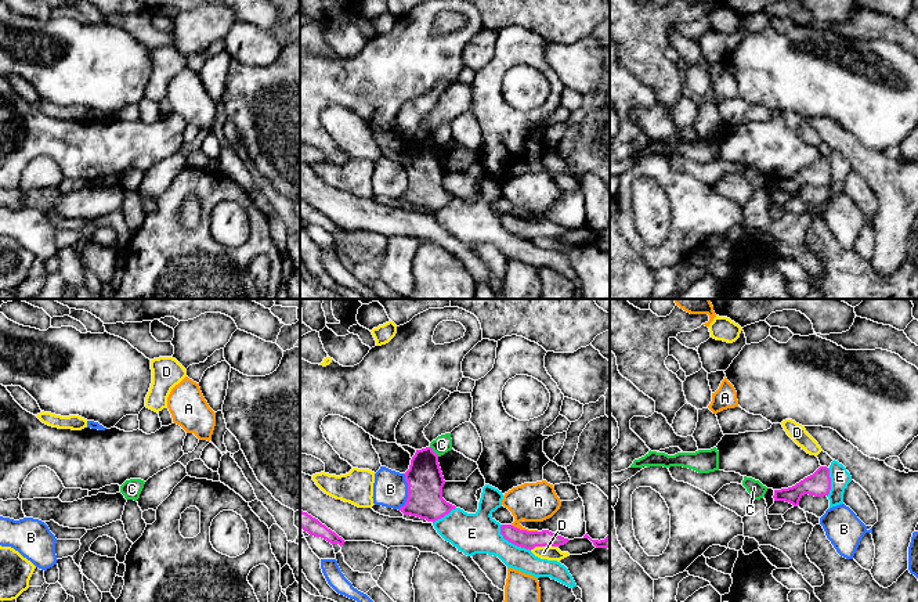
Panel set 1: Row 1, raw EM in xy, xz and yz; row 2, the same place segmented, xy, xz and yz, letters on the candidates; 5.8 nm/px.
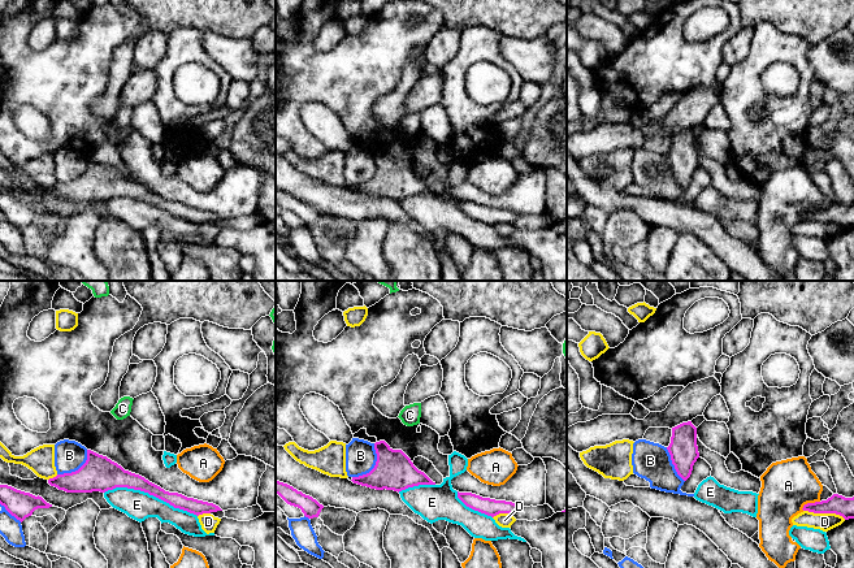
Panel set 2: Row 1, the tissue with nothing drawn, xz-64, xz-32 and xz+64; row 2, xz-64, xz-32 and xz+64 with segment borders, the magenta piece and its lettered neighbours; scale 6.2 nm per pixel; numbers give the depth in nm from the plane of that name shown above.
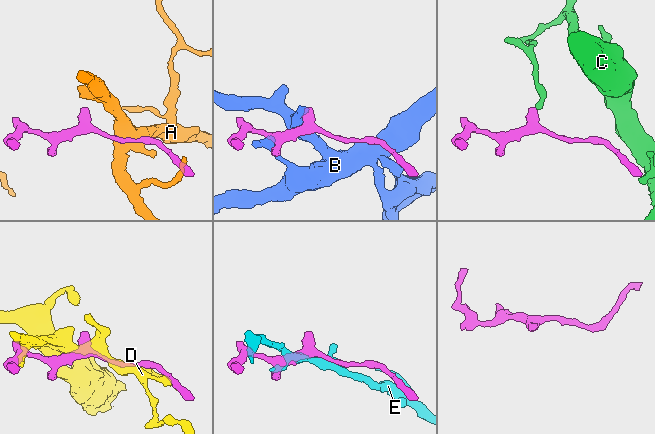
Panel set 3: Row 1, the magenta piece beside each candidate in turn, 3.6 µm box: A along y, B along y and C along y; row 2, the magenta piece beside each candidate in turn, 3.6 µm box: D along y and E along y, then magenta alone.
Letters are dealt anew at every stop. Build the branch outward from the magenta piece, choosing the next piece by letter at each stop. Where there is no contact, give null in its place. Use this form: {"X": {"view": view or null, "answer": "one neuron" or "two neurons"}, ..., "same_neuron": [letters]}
{"A": {"view": "xz", "answer": "two neurons"}, "B": {"view": "xz", "answer": "two neurons"}, "C": {"view": "xz", "answer": "two neurons"}, "D": {"view": "xz", "answer": "two neurons"}, "E": {"view": "xz", "answer": "two neurons"}, "same_neuron": []}

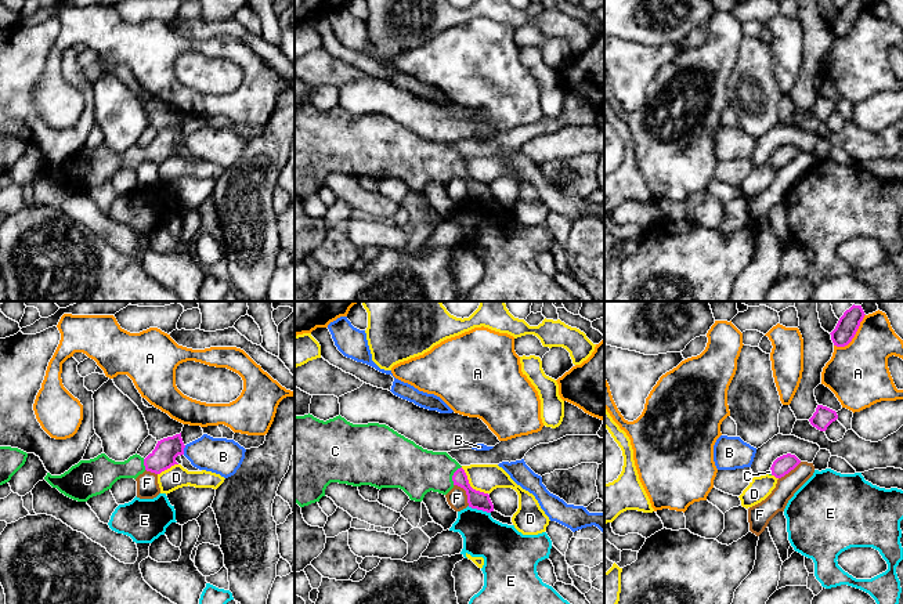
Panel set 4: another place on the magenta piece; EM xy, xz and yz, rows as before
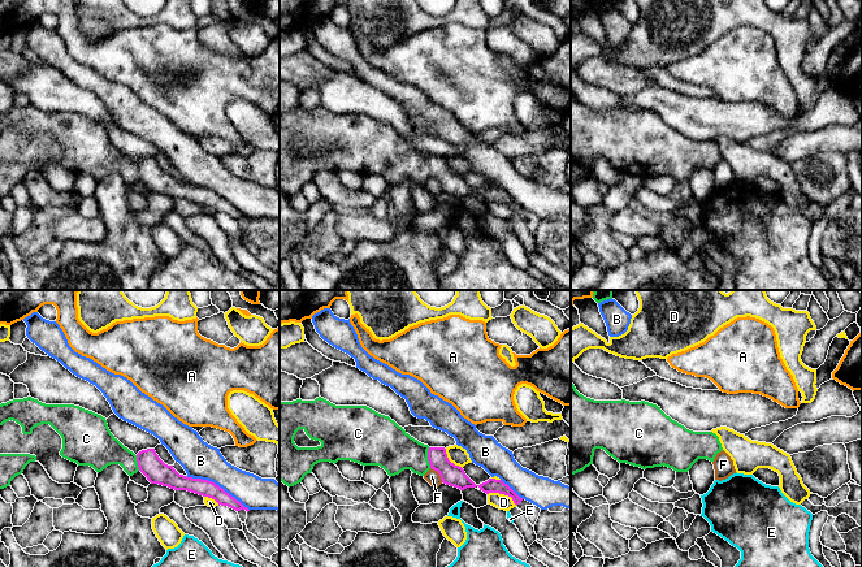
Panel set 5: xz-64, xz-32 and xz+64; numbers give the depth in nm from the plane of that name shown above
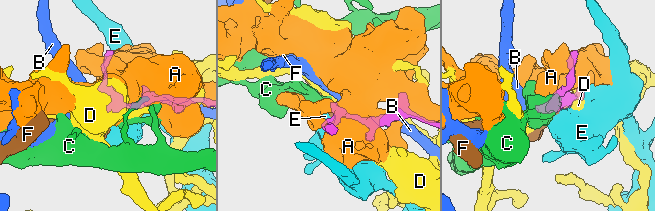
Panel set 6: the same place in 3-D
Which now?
{"A": {"view": "yz", "answer": "two neurons"}, "B": {"view": "xy", "answer": "two neurons"}, "C": {"view": "xz", "answer": "one neuron"}, "D": {"view": "xz", "answer": "two neurons"}, "E": {"view": "xz", "answer": "two neurons"}, "F": {"view": "xz", "answer": "two neurons"}, "same_neuron": ["C"]}

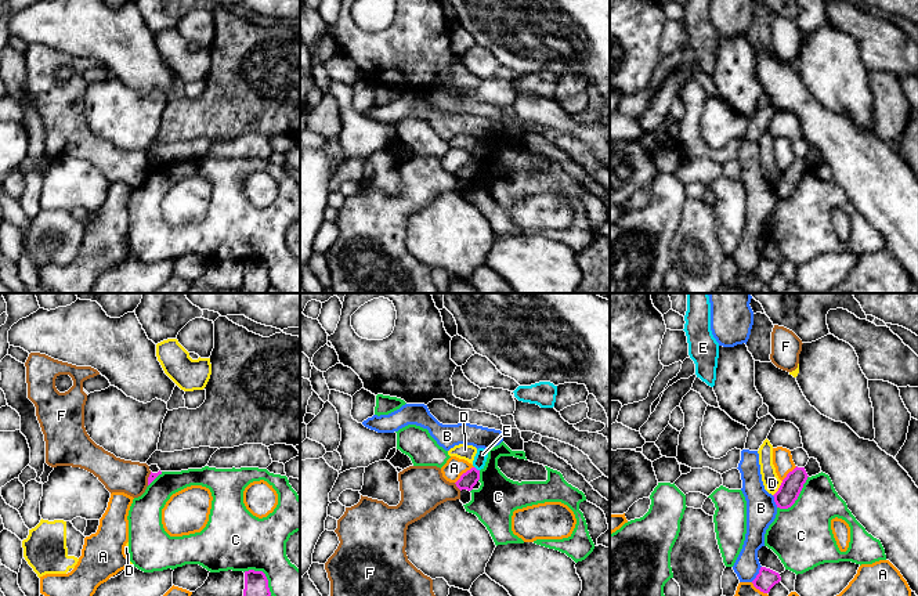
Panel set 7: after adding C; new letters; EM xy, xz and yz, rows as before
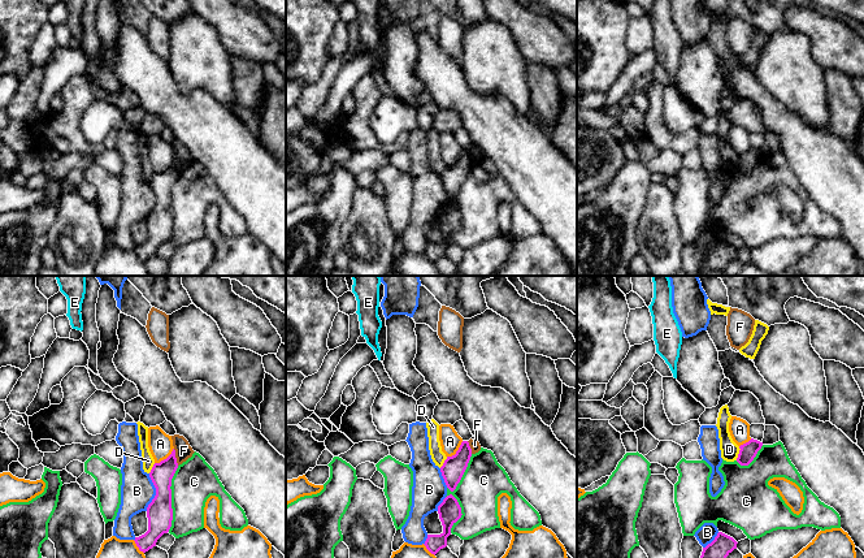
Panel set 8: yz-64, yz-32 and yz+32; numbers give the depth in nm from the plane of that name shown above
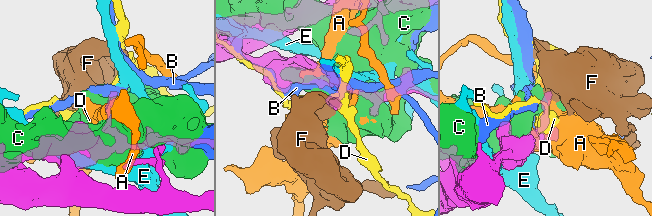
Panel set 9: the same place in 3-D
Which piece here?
{"A": {"view": "xz", "answer": "two neurons"}, "B": {"view": "yz", "answer": "two neurons"}, "C": {"view": "yz", "answer": "two neurons"}, "D": {"view": "yz", "answer": "two neurons"}, "E": {"view": "xz", "answer": "two neurons"}, "F": {"view": "xz", "answer": "two neurons"}, "same_neuron": []}

